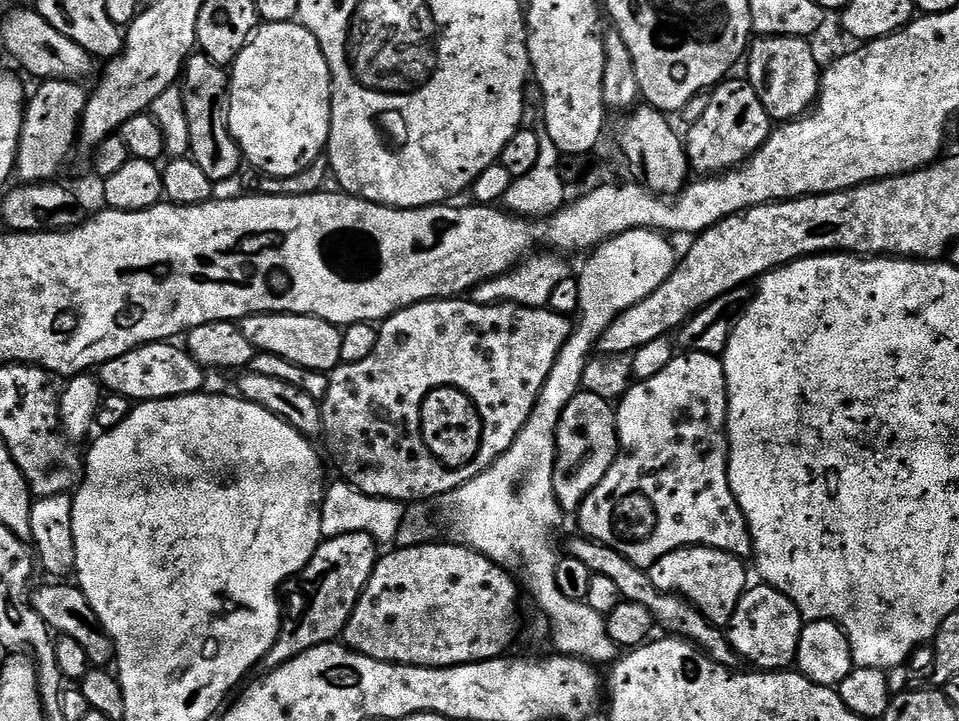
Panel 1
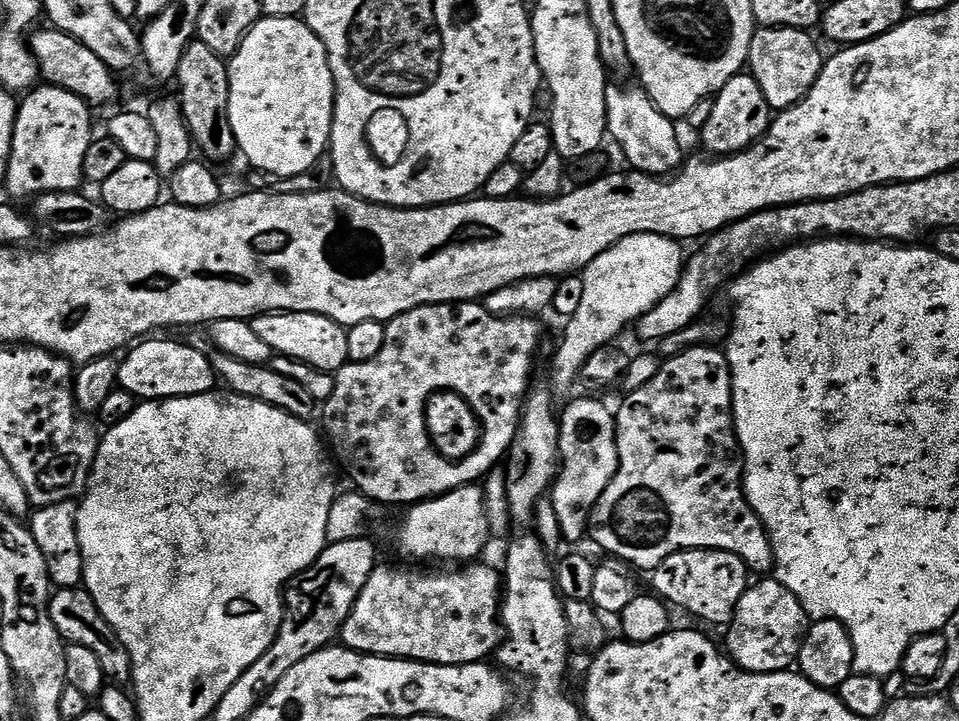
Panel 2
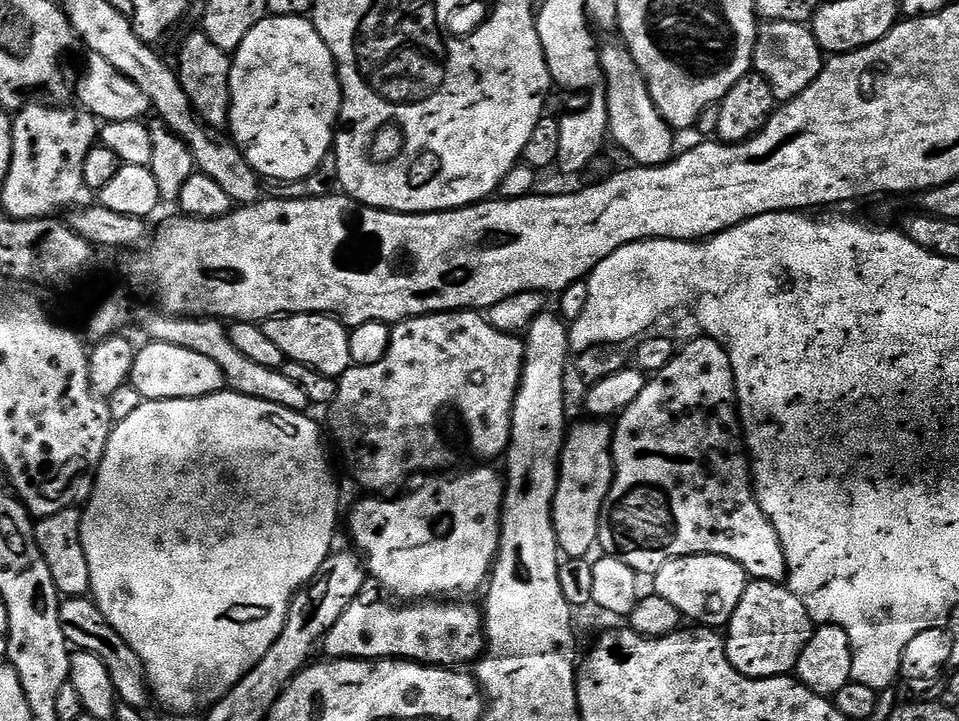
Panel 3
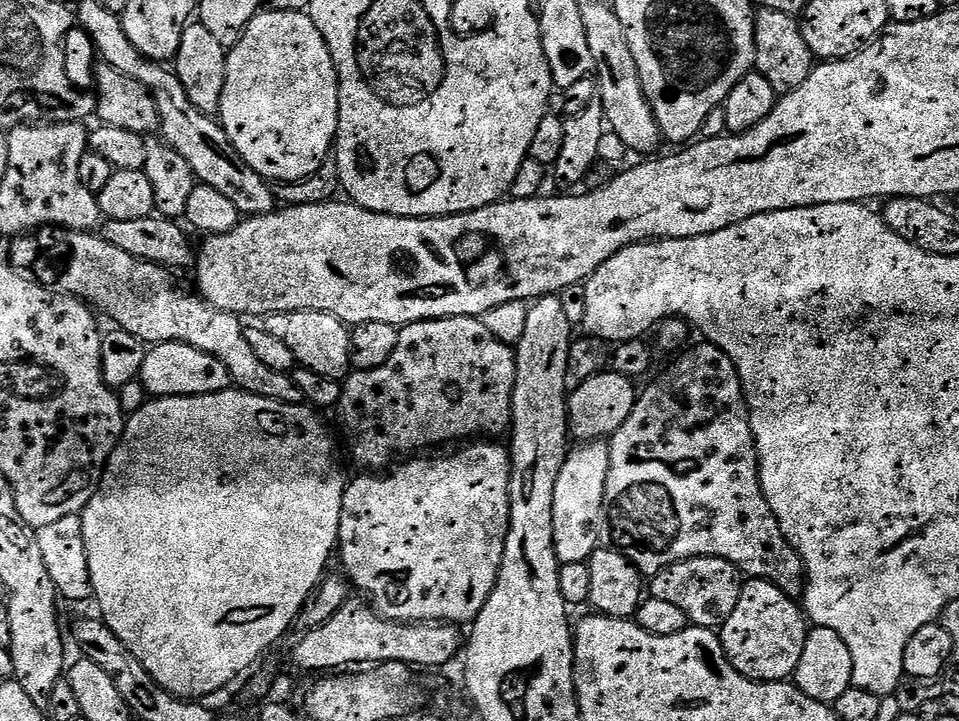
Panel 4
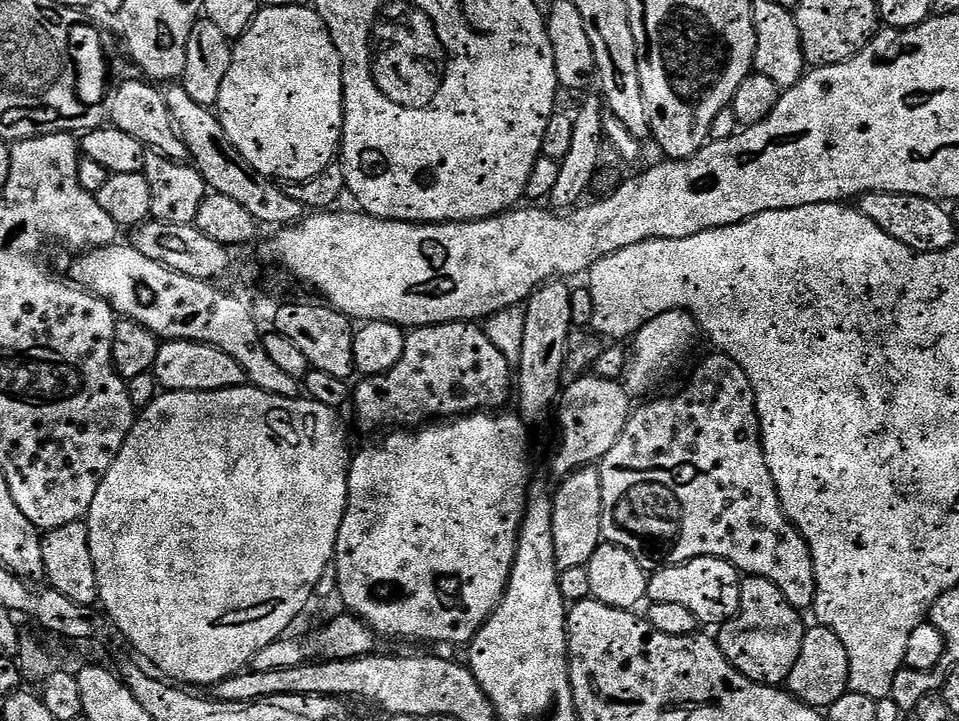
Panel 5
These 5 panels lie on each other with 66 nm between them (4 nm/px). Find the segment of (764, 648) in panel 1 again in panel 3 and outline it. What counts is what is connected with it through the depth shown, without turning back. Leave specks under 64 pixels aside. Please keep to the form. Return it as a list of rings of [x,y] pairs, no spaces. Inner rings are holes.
[[[752,580],[746,586],[746,594],[742,594],[742,602],[738,602],[738,610],[734,610],[730,622],[726,625],[728,636],[723,637],[724,655],[740,673],[752,680],[786,676],[795,673],[798,658],[813,631],[814,625],[806,606],[802,606],[802,602],[787,586],[769,580]]]

